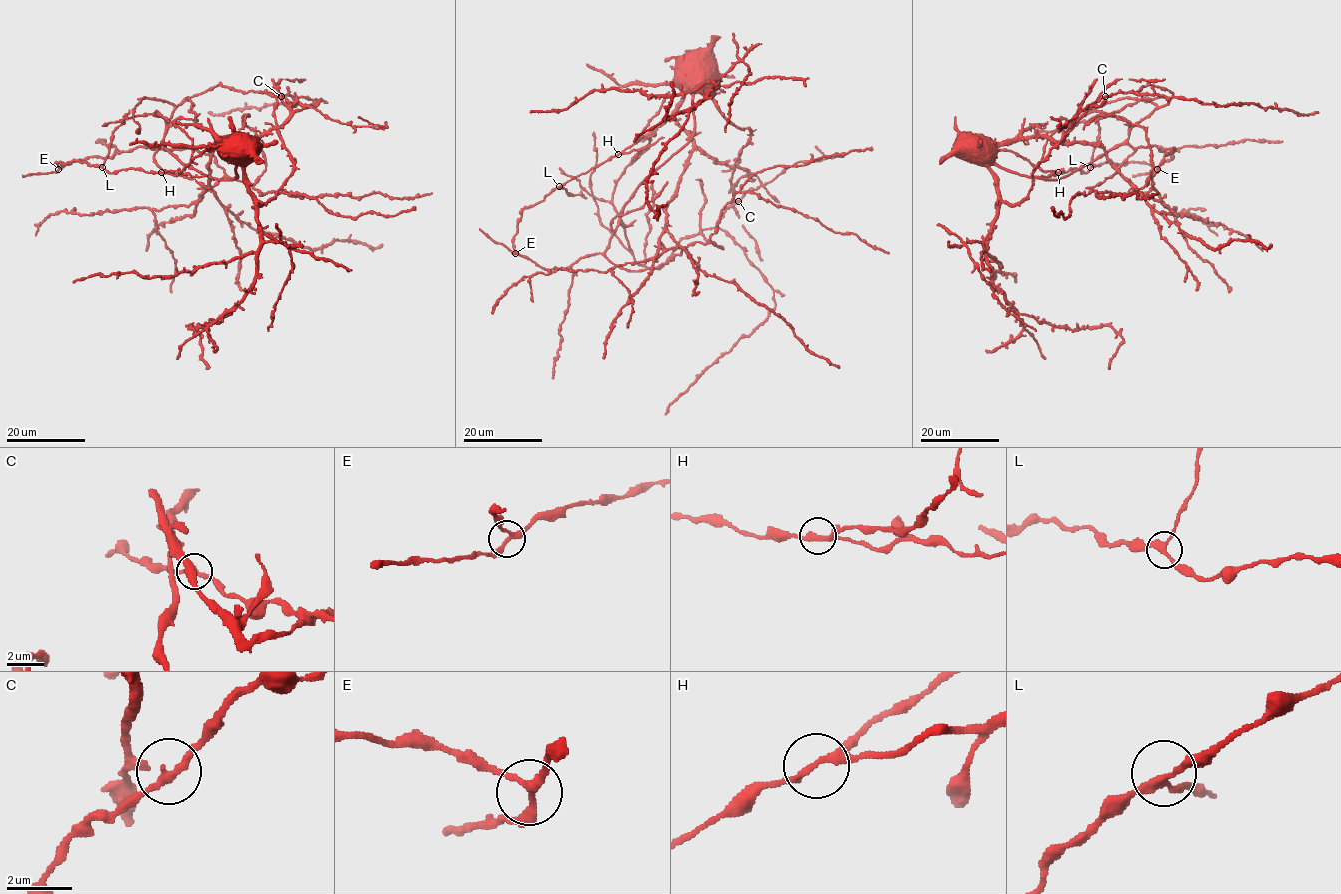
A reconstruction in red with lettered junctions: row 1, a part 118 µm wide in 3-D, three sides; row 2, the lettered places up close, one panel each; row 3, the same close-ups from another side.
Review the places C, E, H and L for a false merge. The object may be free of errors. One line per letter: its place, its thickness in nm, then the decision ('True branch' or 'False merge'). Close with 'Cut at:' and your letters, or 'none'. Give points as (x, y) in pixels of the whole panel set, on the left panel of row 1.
C: Place: (281, 96). Thickness 200 nm. True branch
E: Place: (58, 169). Thickness 240 nm. True branch
H: Place: (161, 172). Thickness 200 nm. False merge
L: Place: (102, 167). Thickness 240 nm. True branch
Cut at: H

